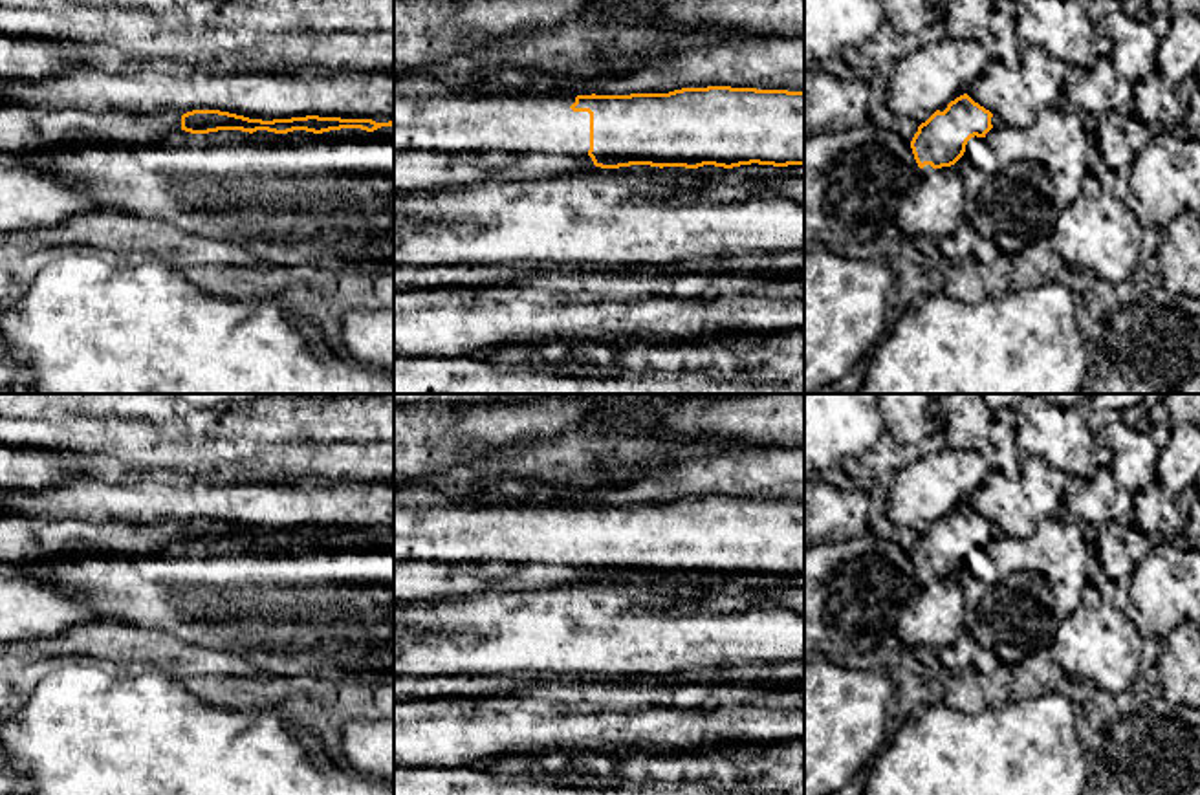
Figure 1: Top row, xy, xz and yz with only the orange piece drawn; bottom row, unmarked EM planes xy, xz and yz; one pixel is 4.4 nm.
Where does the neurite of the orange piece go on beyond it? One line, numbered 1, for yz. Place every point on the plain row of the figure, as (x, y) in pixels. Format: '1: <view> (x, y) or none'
1: yz (927, 579)

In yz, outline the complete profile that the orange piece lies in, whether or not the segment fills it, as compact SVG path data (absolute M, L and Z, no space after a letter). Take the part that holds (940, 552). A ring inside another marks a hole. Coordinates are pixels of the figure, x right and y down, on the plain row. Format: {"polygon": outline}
{"polygon": "M967 504L936 520L918 537L911 551L916 570L916 586L925 588L934 579L955 575L965 562L971 548L986 548L993 539L993 524Z"}

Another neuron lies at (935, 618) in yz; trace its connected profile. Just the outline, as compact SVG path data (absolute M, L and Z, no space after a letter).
M951 575L912 594L898 615L892 637L898 647L942 650L965 632L965 594Z

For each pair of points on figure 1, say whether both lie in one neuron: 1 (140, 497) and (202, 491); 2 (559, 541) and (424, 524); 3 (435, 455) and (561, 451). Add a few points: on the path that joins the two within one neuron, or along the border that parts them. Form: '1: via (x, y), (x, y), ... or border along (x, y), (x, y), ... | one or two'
1: via (154, 497), (187, 497) | one
2: via (526, 541), (457, 541) | one
3: border along (512, 444), (502, 447), (473, 446), (464, 460) | two

